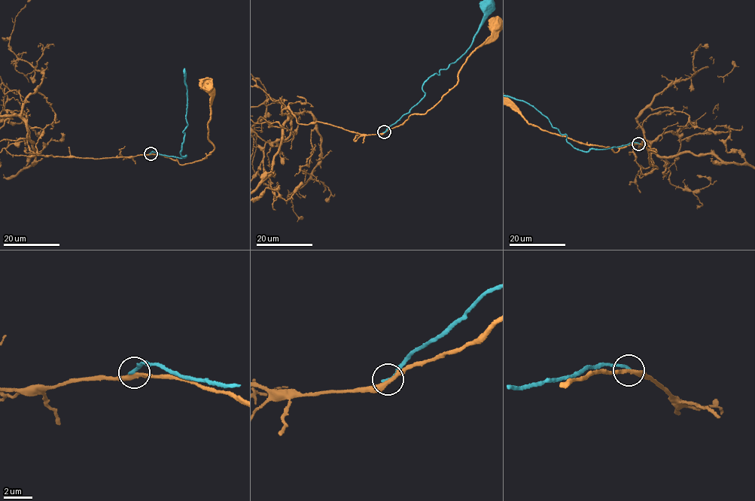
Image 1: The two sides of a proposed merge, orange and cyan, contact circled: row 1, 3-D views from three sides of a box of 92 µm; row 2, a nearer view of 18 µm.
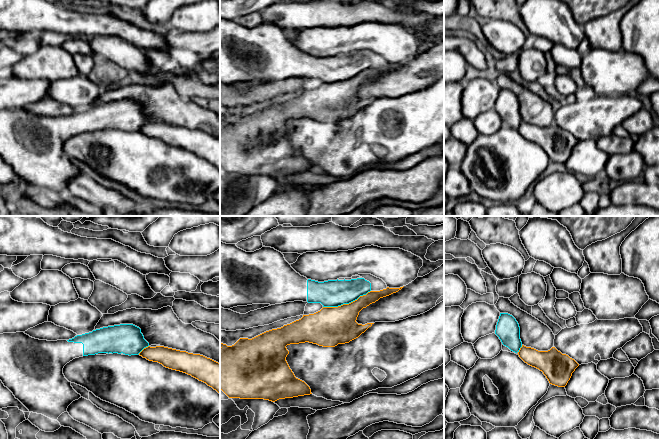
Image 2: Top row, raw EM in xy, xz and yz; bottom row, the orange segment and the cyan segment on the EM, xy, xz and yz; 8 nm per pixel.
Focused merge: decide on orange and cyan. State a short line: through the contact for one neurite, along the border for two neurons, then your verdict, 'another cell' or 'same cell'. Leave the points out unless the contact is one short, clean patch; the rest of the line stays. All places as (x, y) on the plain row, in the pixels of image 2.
line xz (370, 66), (348, 79), (323, 83); another cell

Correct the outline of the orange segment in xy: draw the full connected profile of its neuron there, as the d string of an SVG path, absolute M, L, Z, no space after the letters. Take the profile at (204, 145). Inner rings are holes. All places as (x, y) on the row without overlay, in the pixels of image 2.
M148 122L139 131L166 144L191 151L220 170L220 139L210 134L164 122Z

